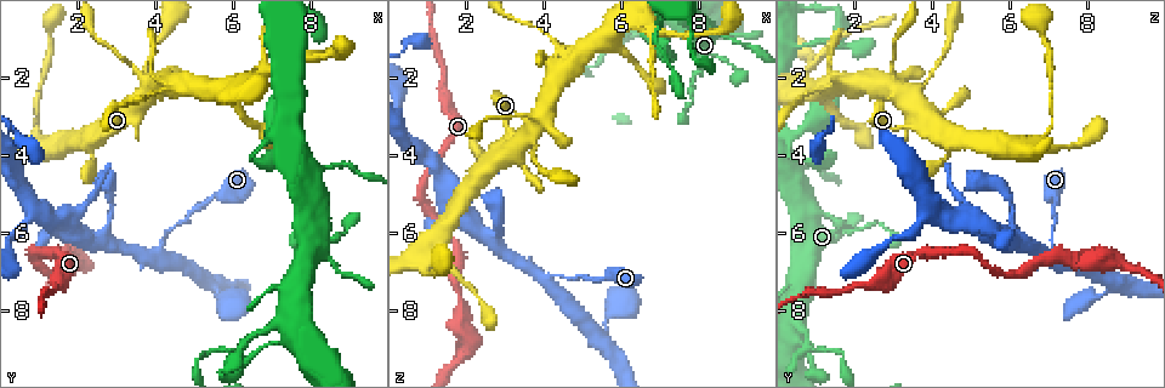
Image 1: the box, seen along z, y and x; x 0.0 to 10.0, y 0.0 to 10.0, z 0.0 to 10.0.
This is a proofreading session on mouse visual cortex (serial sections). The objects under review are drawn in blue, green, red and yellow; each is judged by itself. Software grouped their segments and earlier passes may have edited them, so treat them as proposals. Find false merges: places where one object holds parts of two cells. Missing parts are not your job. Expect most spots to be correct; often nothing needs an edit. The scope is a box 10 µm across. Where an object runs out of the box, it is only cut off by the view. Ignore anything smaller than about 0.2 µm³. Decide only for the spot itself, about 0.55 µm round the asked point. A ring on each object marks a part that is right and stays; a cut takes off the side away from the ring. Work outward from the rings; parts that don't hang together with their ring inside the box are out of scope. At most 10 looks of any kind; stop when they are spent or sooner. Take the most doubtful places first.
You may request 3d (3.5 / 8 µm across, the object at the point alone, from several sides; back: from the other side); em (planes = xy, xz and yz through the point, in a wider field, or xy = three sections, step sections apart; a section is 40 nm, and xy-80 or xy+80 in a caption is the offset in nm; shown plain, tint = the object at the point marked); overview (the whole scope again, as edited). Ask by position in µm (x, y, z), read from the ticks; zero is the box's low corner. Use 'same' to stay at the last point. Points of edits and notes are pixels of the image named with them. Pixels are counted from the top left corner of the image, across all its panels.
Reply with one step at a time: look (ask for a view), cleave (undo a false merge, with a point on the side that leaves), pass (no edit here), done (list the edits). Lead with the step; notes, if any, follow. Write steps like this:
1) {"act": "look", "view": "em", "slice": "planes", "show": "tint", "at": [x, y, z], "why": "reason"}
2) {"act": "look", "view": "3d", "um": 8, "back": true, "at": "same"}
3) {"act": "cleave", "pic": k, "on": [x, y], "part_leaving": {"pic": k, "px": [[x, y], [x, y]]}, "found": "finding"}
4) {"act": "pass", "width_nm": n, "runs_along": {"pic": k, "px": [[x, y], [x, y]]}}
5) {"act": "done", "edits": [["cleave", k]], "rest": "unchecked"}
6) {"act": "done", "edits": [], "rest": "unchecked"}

{"act": "look", "view": "3d", "um": 3.5, "at": [4.05, 6.45, 7.10], "why": "small branch off a trunk"}

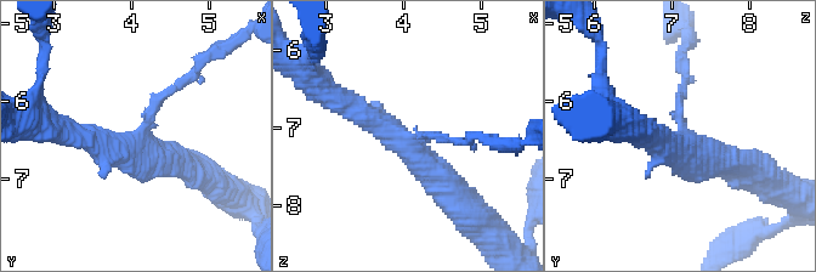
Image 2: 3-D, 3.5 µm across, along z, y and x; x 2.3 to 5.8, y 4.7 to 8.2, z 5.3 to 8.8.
{"act": "look", "view": "em", "slice": "xy", "step": 3, "show": "tint", "at": [4.05, 6.45, 7.20], "arms": 3, "arm_widths_nm": [150, 300, 400]}

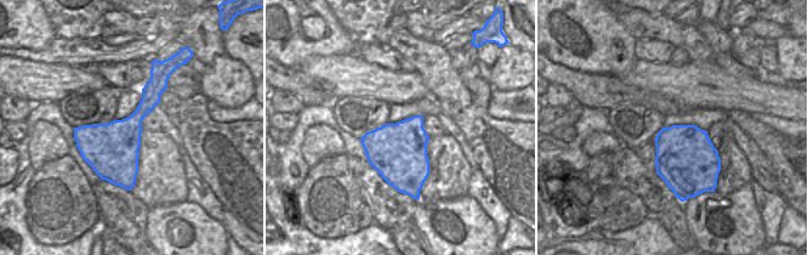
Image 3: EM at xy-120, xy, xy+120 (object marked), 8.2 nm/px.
{"act": "pass", "runs_along": {"pic": 2, "px": [[460, 142], [401, 142], [349, 107]]}, "found": "continuous, no second cell"}

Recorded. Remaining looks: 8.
{"act": "look", "view": "3d", "um": 3.5, "at": [3.95, 2.20, 3.00], "why": "three-way junction"}

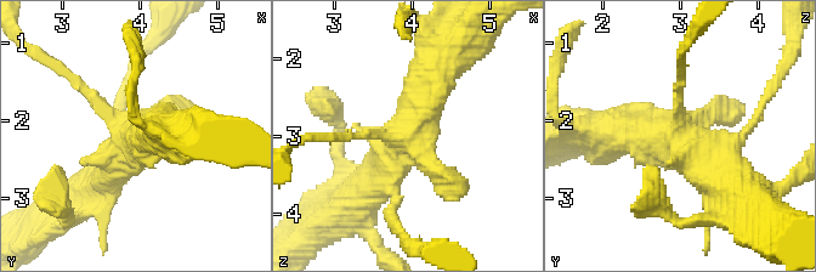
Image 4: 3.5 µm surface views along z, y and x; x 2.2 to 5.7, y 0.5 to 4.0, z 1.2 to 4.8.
{"act": "look", "view": "em", "slice": "xy", "step": 3, "show": "tint", "at": [3.90, 2.20, 3.05], "why": "need the tissue"}

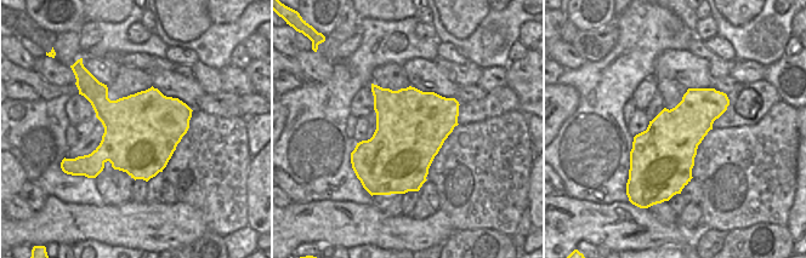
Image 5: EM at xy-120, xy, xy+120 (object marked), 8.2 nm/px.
{"act": "pass", "runs_along": {"pic": 4, "px": [[363, 187], [412, 128], [438, 68]]}, "found": "all the same cell"}

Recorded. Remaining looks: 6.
{"act": "look", "view": "3d", "um": 8, "at": [4.65, 2.40, 1.35], "why": "side arm on a straight run"}

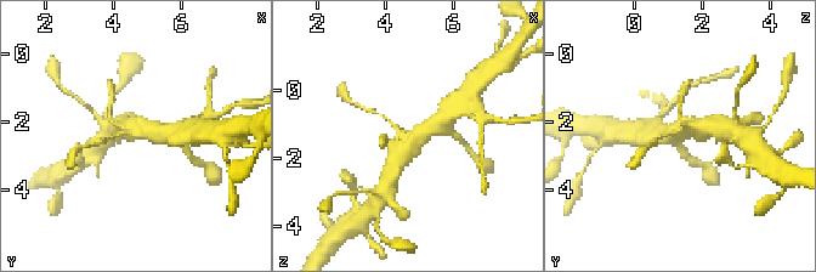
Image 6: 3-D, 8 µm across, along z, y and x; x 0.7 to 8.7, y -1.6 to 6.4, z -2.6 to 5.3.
{"act": "look", "view": "3d", "um": 3.5, "at": "same"}

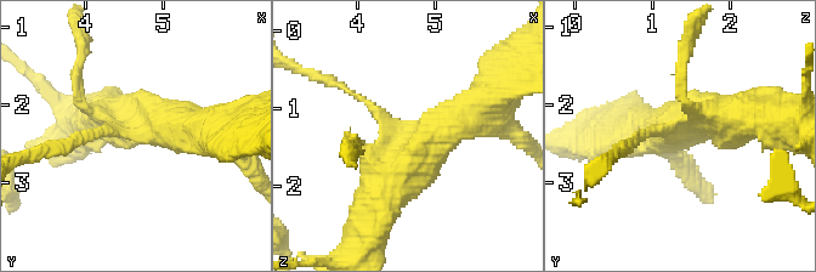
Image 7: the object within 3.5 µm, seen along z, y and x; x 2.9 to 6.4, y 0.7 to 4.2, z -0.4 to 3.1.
{"act": "look", "view": "em", "slice": "xy", "step": 3, "show": "tint", "at": [4.65, 2.30, 1.40], "why": "need the tissue"}

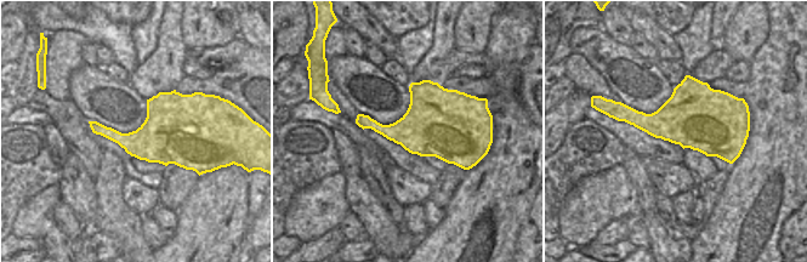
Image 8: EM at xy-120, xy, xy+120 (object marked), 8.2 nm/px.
{"act": "pass", "runs_along": {"pic": 7, "px": [[373, 213], [440, 131], [488, 101]]}, "found": "all the same cell"}

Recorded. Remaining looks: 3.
{"act": "look", "view": "3d", "um": 3.5, "at": [0.90, 5.40, 4.00], "why": "sudden change in width"}

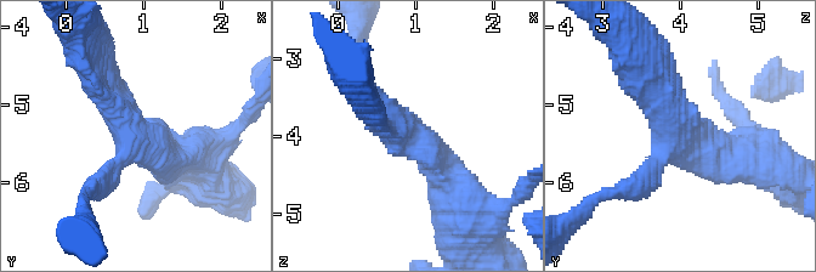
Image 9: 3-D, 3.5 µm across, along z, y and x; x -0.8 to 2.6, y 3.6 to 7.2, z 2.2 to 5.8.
{"act": "look", "view": "em", "slice": "xy", "step": 1, "show": "tint", "at": [0.95, 5.45, 3.95], "arms": 3, "arm_widths_nm": [200, 350, 400]}

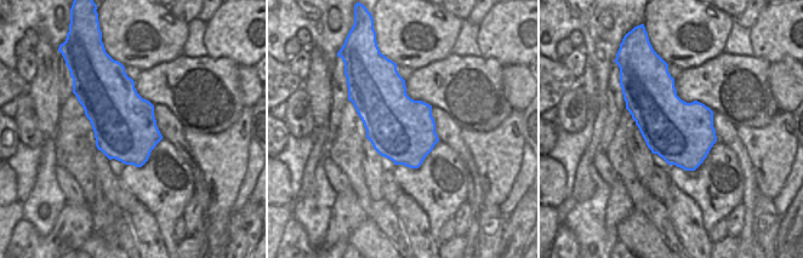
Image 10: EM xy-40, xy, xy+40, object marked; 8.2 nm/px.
{"act": "pass", "width_nm": 550, "runs_along": {"pic": 9, "px": [[459, 196], [425, 146], [366, 106]]}, "found": "all the same cell"}

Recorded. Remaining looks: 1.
{"act": "done", "edits": [], "rest": "unchecked"}

